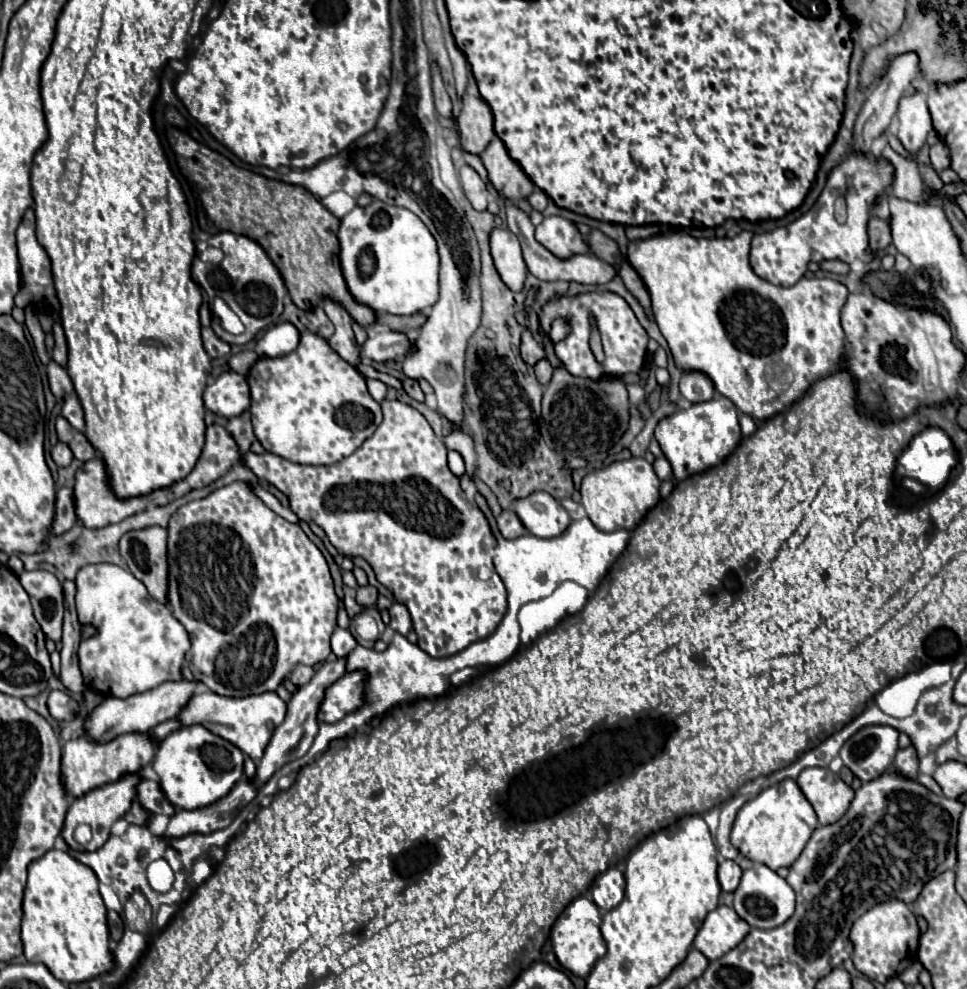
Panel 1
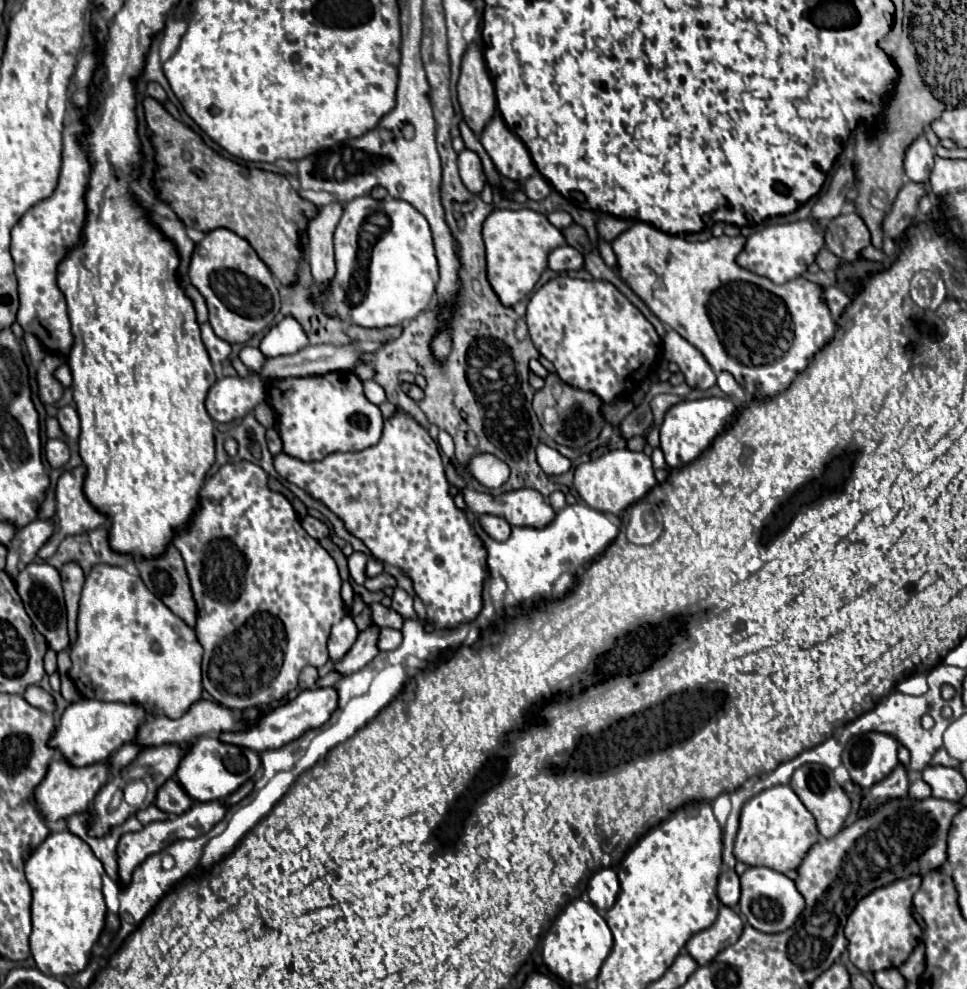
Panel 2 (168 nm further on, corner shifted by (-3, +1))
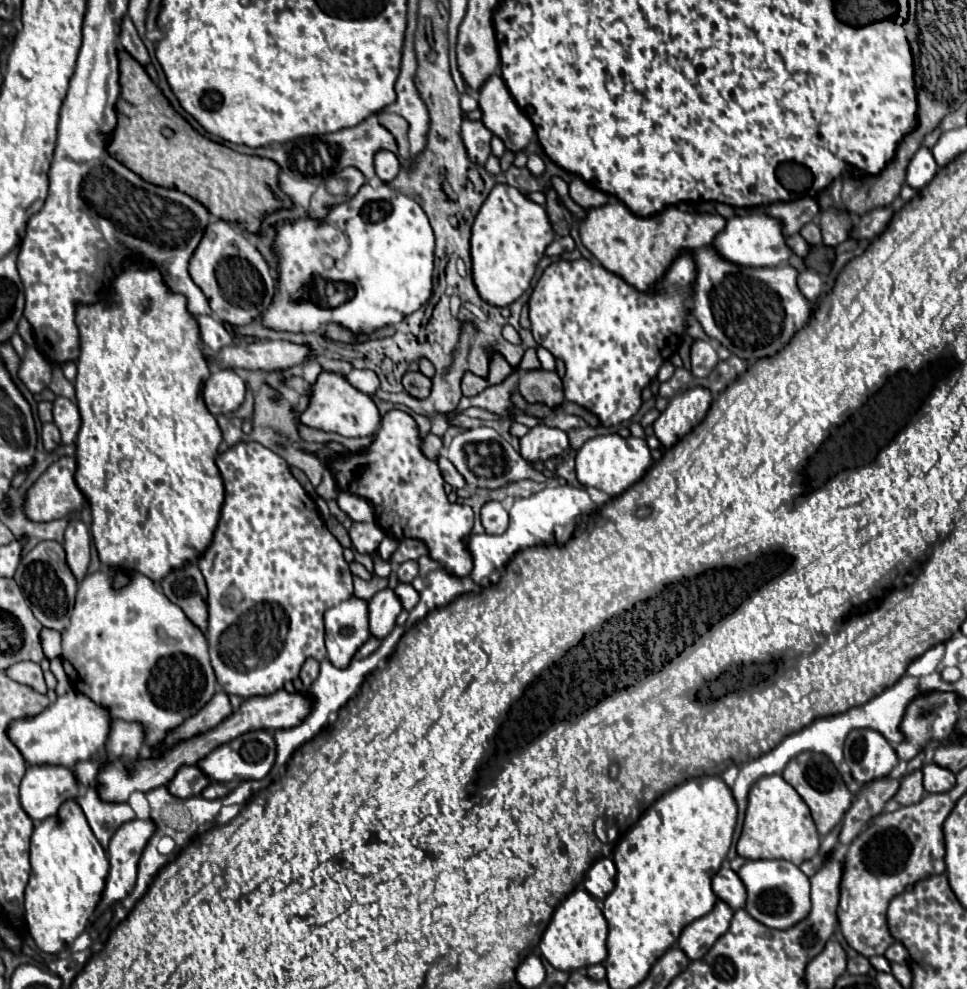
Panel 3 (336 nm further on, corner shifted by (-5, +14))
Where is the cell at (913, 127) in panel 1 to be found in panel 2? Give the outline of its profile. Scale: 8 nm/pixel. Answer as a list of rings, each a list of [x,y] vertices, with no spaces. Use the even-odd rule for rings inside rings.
[[[922,133],[908,147],[908,151],[904,155],[904,169],[906,169],[908,179],[924,183],[924,181],[928,181],[932,167],[934,167],[934,153],[932,153],[932,147],[930,147],[926,135]]]

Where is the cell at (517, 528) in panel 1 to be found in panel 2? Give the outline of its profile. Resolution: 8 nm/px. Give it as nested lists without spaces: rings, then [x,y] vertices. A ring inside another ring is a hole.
[[[480,515],[480,523],[484,527],[484,531],[496,539],[496,541],[504,541],[510,537],[510,523],[504,519],[504,517],[498,517],[498,515]]]

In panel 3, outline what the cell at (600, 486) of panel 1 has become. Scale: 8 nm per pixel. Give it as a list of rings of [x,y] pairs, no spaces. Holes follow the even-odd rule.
[[[604,434],[594,436],[584,442],[584,446],[576,454],[576,476],[582,486],[594,486],[604,490],[608,496],[618,496],[622,490],[628,490],[642,474],[650,468],[652,456],[646,440],[642,438],[622,438],[620,434]]]

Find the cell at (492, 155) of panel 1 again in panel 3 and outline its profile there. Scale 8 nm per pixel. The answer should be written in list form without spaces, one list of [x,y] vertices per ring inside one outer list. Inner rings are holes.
[[[492,74],[478,90],[478,102],[484,112],[482,122],[486,128],[500,136],[506,148],[518,152],[524,150],[526,144],[536,134],[534,124],[528,116],[522,114],[516,100],[512,98],[506,82],[500,74]]]

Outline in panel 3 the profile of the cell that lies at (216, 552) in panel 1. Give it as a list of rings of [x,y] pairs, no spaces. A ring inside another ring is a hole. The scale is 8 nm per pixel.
[[[240,442],[236,446],[230,446],[224,454],[220,454],[216,458],[218,470],[224,478],[224,488],[226,488],[226,500],[222,506],[222,516],[218,522],[218,530],[214,534],[214,540],[210,544],[210,548],[206,550],[206,554],[198,560],[198,566],[206,578],[208,584],[208,648],[210,648],[210,660],[212,660],[212,668],[216,672],[218,684],[224,688],[226,694],[236,694],[242,698],[252,698],[252,696],[268,696],[274,694],[278,690],[284,688],[284,682],[292,682],[298,678],[298,672],[304,664],[306,658],[316,658],[318,662],[322,662],[326,658],[326,646],[324,646],[324,612],[342,602],[342,598],[350,598],[350,594],[354,594],[352,588],[352,572],[348,570],[348,562],[342,556],[342,546],[336,540],[336,536],[330,534],[330,530],[326,528],[316,504],[310,500],[310,496],[306,494],[306,490],[300,486],[300,482],[292,476],[286,460],[282,456],[278,456],[276,452],[264,448],[258,442]]]

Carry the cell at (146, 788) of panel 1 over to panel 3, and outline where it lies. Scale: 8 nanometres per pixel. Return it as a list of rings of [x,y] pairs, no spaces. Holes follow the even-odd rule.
[[[182,766],[176,772],[176,776],[168,782],[168,790],[178,798],[190,798],[190,796],[200,796],[200,792],[210,782],[212,780],[198,766]]]

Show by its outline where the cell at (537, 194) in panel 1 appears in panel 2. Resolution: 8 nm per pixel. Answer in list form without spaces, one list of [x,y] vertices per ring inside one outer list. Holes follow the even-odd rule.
[[[532,175],[530,179],[526,179],[526,181],[524,181],[524,189],[526,189],[528,199],[534,199],[534,201],[546,199],[548,193],[552,191],[552,189],[550,189],[550,183],[548,183],[542,175]]]

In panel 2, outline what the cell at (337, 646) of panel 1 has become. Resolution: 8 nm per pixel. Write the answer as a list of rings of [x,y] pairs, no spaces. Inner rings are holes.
[[[346,615],[340,623],[336,623],[332,627],[332,635],[330,635],[330,641],[328,641],[330,659],[336,661],[336,659],[340,659],[340,655],[346,655],[346,651],[352,647],[356,637],[358,637],[358,629],[356,629],[352,617]]]

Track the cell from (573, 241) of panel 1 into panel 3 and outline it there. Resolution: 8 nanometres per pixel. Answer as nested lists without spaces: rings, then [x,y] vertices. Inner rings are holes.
[[[496,184],[476,214],[470,238],[472,280],[480,298],[492,306],[508,306],[518,300],[528,290],[536,272],[536,262],[540,262],[552,240],[554,230],[546,210],[530,202],[516,188]]]

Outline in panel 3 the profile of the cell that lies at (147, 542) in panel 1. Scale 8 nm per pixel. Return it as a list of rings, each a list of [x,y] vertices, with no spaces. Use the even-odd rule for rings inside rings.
[[[188,564],[180,570],[170,572],[162,580],[160,588],[170,602],[174,602],[178,608],[182,608],[182,612],[188,616],[188,620],[196,628],[206,632],[206,628],[208,628],[208,606],[206,606],[208,592],[206,592],[204,576],[198,570],[198,566]]]

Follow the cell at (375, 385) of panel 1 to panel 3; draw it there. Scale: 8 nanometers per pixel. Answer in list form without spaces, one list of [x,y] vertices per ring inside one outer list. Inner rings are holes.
[[[352,370],[346,380],[362,394],[372,396],[378,390],[378,376],[372,370]]]

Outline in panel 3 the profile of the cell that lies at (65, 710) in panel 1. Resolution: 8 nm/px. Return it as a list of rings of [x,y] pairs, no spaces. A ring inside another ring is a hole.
[[[26,660],[26,662],[16,662],[14,666],[6,668],[6,674],[8,674],[12,680],[16,680],[16,682],[34,688],[34,690],[40,692],[40,694],[46,692],[46,684],[44,684],[44,678],[42,678],[42,668],[40,668],[36,662],[30,662],[30,660]]]

